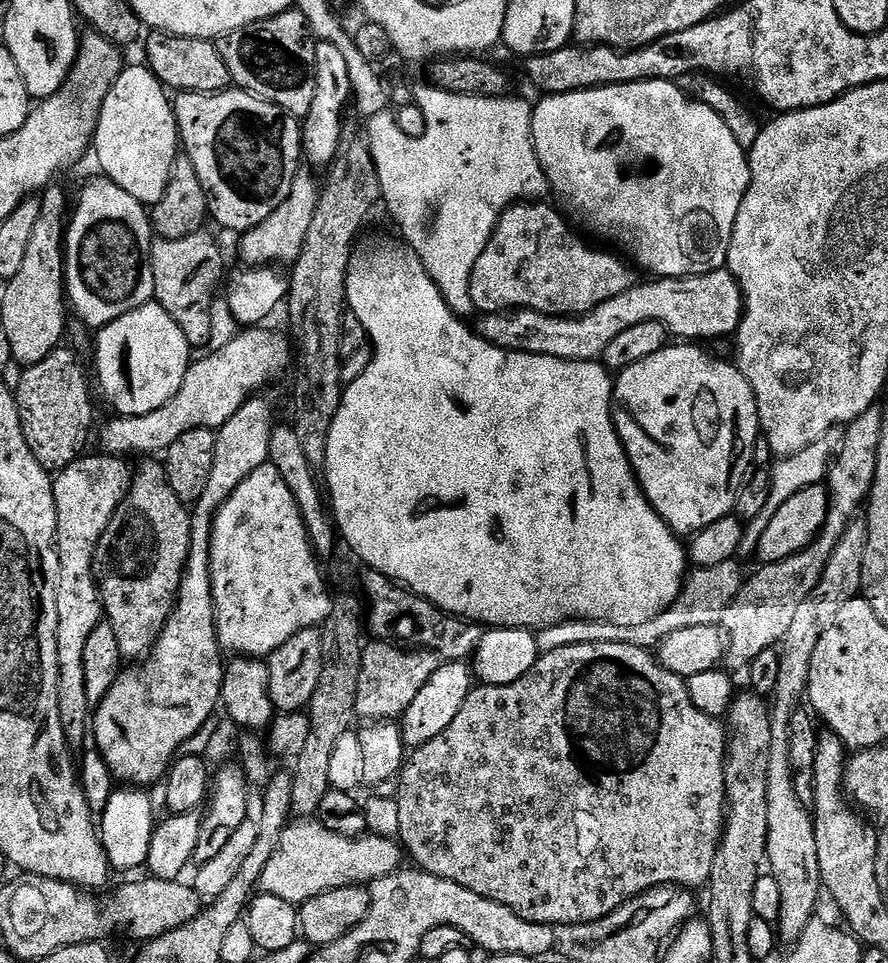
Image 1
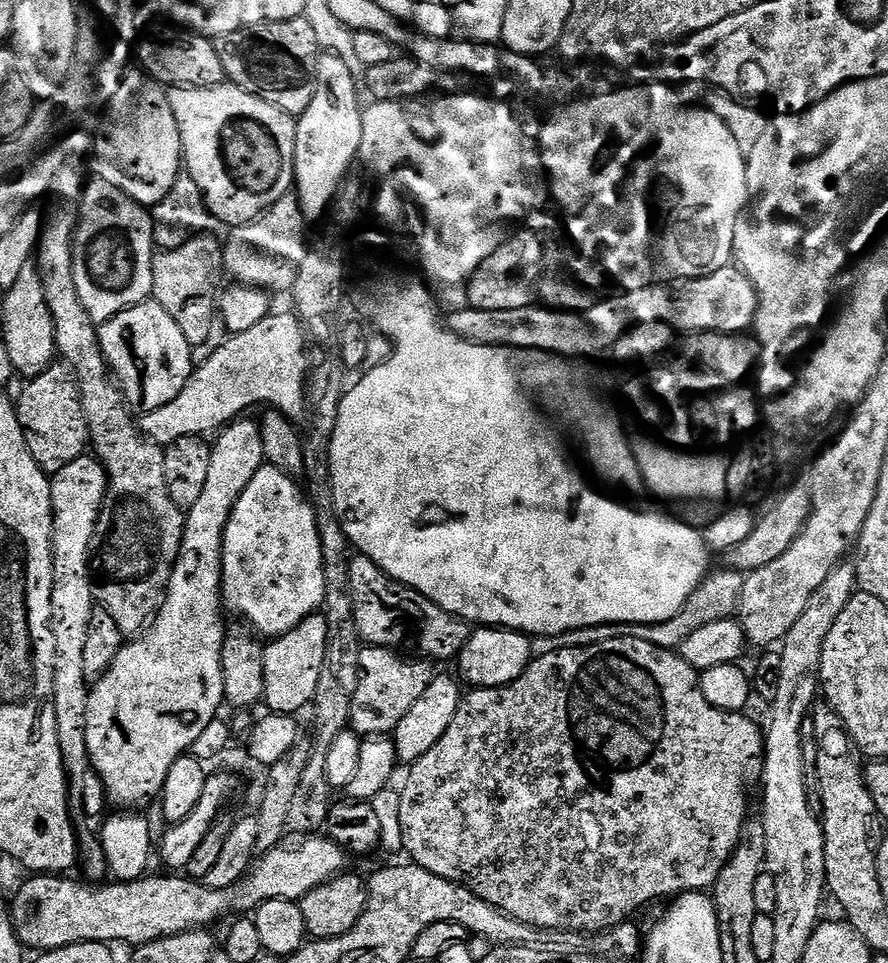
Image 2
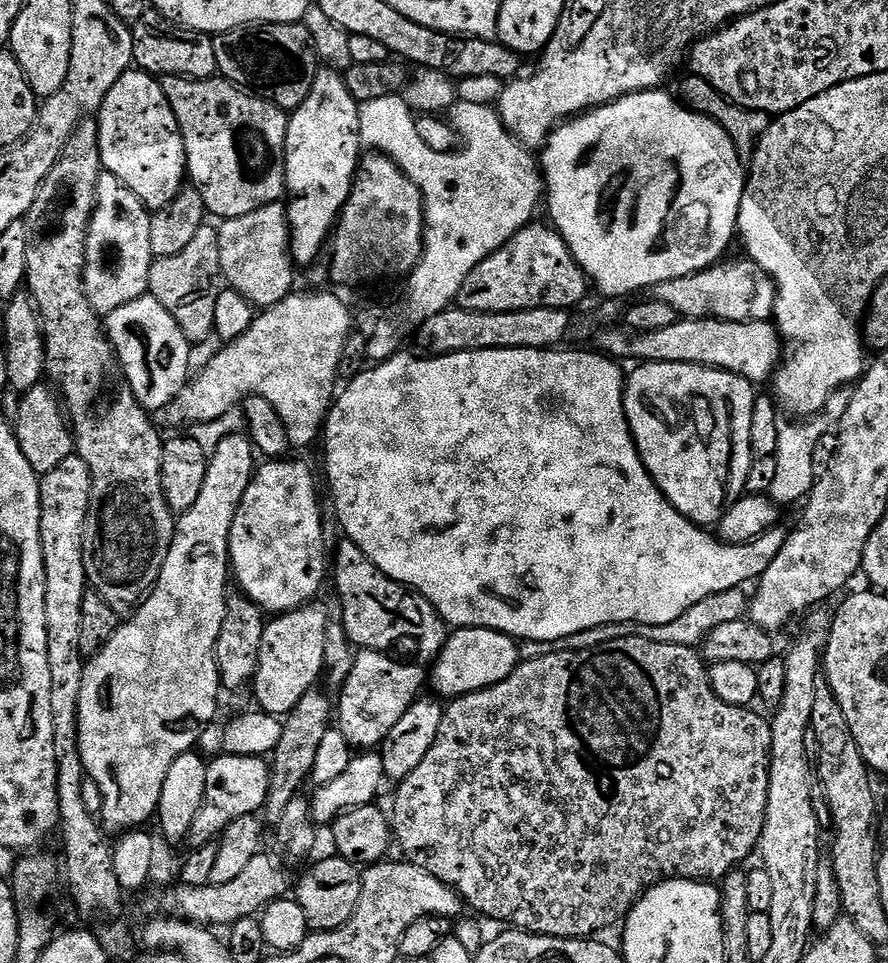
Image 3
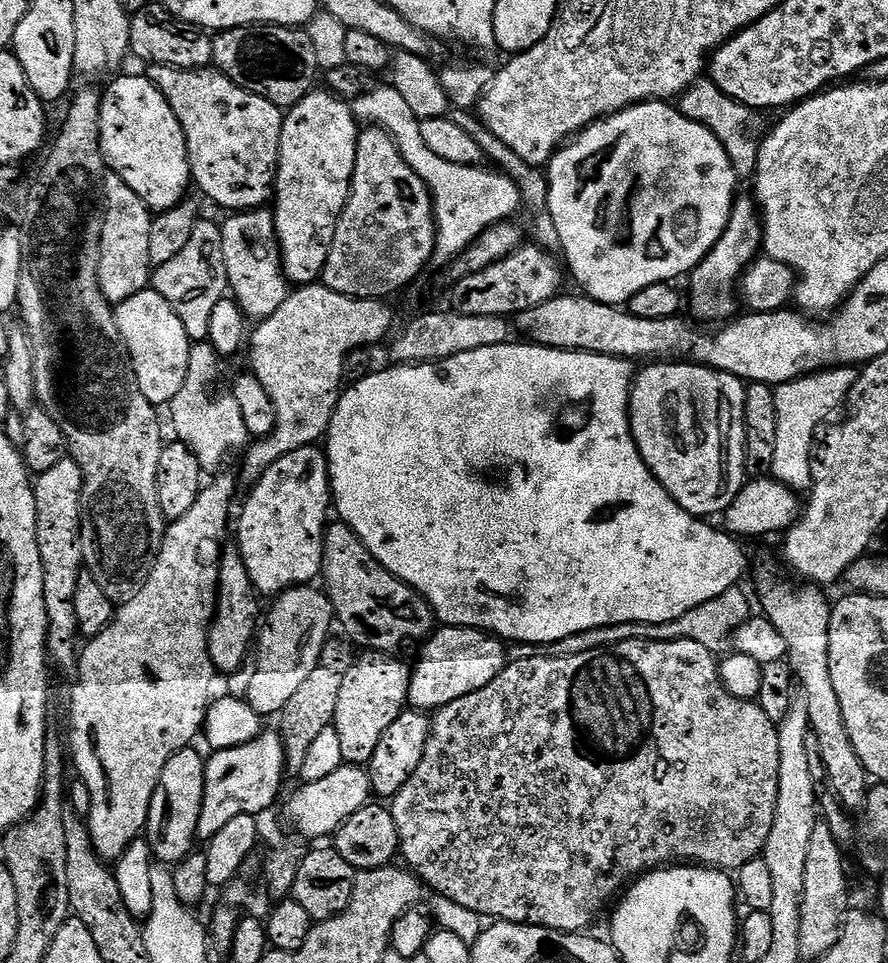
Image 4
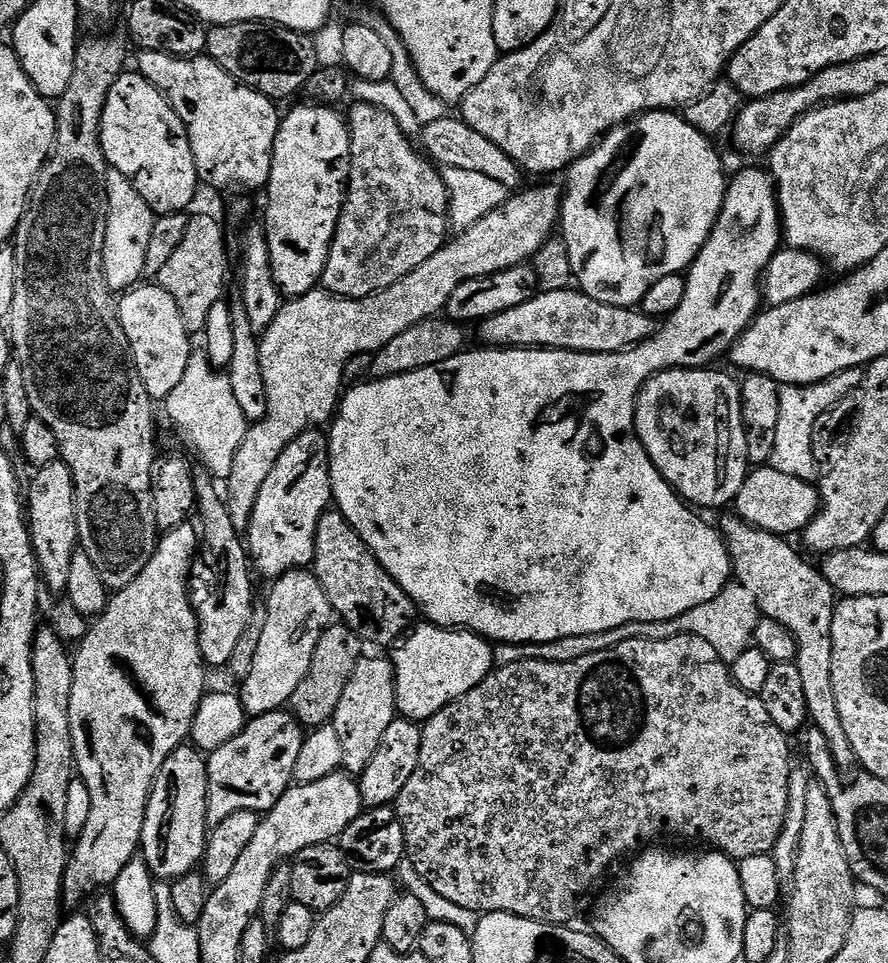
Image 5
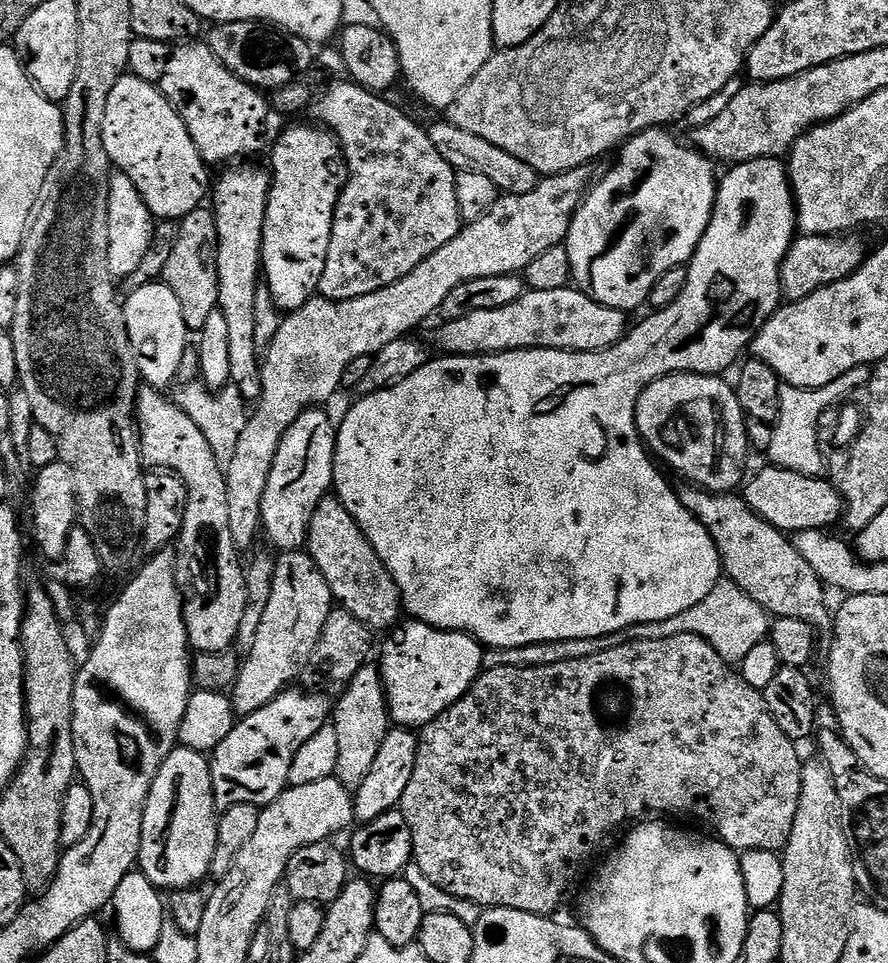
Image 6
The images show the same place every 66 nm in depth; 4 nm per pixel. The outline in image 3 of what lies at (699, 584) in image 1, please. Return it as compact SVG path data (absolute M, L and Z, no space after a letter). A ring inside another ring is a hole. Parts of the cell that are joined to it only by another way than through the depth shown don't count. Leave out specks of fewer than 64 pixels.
M744 588L726 590L720 594L714 594L710 598L702 598L698 606L690 606L682 618L674 618L674 622L666 622L662 626L650 626L649 624L635 624L634 622L614 622L606 626L594 626L590 630L582 630L578 634L570 634L566 638L557 640L525 640L519 645L521 661L542 658L546 654L558 654L559 652L577 652L578 650L590 650L594 646L602 646L606 642L624 640L627 636L638 638L650 638L650 642L666 642L674 646L690 646L696 648L718 626L726 626L726 622L745 619L750 608L750 600Z

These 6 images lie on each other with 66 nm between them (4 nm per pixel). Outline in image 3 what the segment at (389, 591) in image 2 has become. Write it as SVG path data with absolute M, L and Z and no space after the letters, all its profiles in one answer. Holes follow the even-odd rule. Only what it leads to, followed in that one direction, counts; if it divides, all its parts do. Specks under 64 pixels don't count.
M344 538L334 549L336 565L331 565L330 576L336 579L336 596L341 600L339 619L353 645L360 650L392 650L399 640L409 636L428 655L435 658L447 642L450 632L434 606L420 592L406 591L403 584L392 580L354 541Z

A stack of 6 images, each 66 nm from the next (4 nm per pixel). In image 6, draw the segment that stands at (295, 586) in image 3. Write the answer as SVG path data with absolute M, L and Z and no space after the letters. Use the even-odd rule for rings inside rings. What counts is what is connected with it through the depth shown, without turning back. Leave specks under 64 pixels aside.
M317 406L315 408L308 408L301 414L294 422L294 426L290 426L290 430L286 430L286 434L282 438L282 442L278 446L278 454L274 454L274 466L270 466L270 482L266 482L266 494L262 494L262 518L260 519L260 526L262 529L262 536L269 540L270 543L276 547L280 552L294 552L305 547L308 539L308 527L310 526L310 518L314 514L314 510L322 503L325 498L333 491L334 485L332 483L332 475L334 474L334 454L336 453L336 430L337 425L332 424L330 417L324 413L323 407Z

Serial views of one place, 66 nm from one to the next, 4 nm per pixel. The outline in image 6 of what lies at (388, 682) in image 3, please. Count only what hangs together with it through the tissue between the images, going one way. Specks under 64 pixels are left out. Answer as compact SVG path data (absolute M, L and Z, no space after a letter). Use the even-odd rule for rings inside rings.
M367 662L351 681L343 685L344 692L335 701L330 717L330 727L338 734L338 766L335 779L342 782L349 790L362 786L374 758L378 758L378 749L386 738L390 727L388 699L384 693L384 679L375 663Z

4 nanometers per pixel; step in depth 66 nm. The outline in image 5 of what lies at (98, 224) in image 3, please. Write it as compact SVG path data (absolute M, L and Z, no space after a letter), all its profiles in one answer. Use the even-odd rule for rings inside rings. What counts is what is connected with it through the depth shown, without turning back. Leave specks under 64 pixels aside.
M109 167L106 174L108 187L108 217L104 243L104 273L113 293L123 294L145 279L146 250L150 247L150 233L154 231L157 215L134 190L134 186L118 170Z

